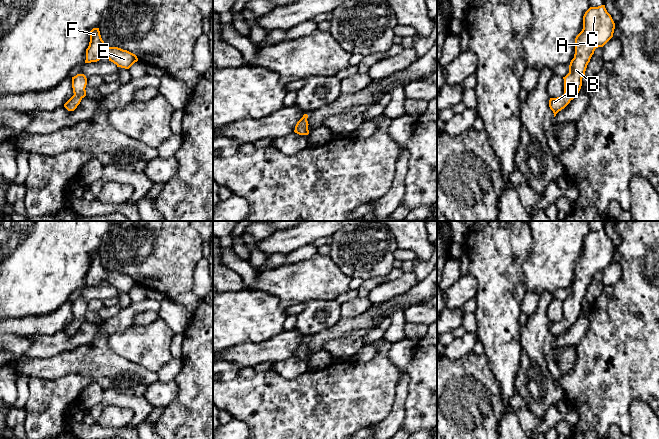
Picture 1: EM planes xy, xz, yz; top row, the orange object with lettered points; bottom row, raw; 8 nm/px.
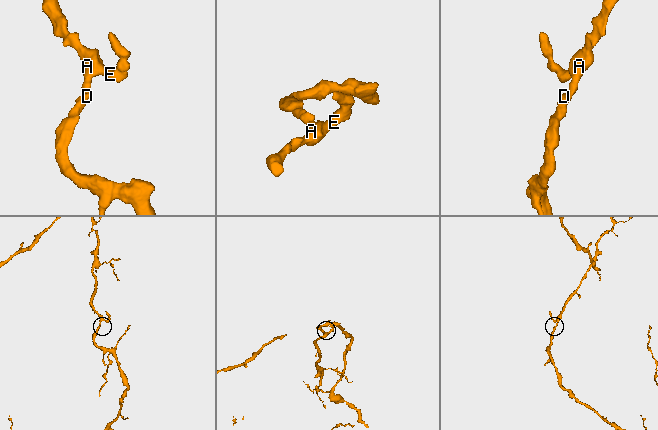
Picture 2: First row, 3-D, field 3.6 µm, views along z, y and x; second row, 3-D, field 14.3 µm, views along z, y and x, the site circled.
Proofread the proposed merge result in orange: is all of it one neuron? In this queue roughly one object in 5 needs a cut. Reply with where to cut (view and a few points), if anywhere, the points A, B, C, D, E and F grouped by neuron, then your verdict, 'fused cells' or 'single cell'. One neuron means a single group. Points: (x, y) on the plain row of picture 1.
no cut | A B C D E F | single cell

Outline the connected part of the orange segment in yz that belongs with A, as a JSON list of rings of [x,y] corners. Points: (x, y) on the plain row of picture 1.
[[[605,229],[590,231],[585,236],[583,253],[575,262],[575,278],[569,289],[569,297],[563,301],[564,318],[549,324],[554,341],[578,319],[595,273],[603,271],[613,261],[614,253],[615,247]]]

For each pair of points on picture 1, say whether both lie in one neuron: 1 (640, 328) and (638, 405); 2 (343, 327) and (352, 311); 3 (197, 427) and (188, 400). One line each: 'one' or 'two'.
1: two
2: two
3: one

